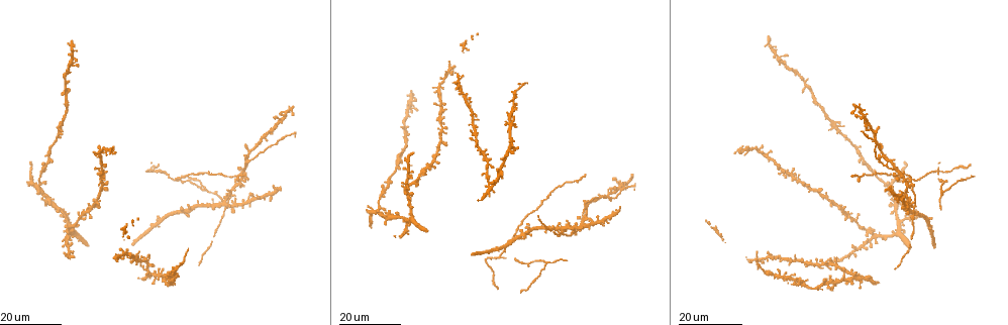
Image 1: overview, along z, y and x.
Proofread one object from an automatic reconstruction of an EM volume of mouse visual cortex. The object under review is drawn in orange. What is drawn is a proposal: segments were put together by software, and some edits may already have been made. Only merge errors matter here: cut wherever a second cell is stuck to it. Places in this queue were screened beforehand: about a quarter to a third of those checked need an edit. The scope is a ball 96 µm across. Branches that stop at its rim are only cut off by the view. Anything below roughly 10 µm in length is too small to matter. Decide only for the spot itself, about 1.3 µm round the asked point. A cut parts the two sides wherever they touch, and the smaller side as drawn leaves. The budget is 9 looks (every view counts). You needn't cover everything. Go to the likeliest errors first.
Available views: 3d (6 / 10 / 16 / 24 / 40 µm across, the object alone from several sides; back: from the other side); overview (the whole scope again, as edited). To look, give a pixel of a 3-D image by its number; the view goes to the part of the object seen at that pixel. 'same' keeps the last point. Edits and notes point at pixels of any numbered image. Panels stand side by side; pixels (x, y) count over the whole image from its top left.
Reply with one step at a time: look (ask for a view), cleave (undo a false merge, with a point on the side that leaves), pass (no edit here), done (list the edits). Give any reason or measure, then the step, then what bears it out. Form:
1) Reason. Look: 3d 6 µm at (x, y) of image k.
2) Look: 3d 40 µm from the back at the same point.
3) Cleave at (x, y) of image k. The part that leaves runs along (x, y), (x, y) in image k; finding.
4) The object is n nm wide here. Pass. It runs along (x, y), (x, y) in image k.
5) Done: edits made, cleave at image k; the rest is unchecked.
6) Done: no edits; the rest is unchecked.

Side arm on a straight run. Look: 3d 24 µm at (911, 183) of image 1.

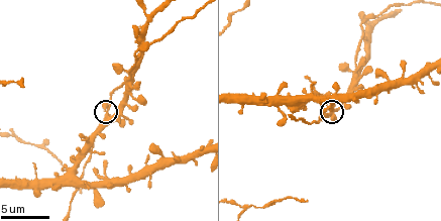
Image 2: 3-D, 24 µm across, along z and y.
Look: 3d 6 µm at (333, 115) of image 2.

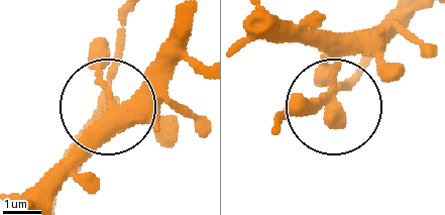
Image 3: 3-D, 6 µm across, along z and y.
Pass. It runs along (253, 33), (308, 36), (334, 63), (334, 110), (283, 110) in image 3; all the same cell.

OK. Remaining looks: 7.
Look: 3d 6 µm at (245, 212) of image 2.

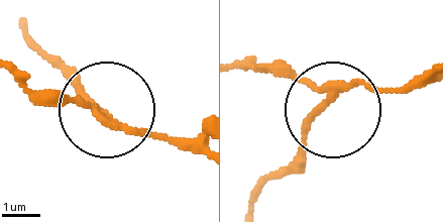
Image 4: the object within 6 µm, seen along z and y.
From behind. Look: 3d 6 µm from the back at (323, 104) of image 4.

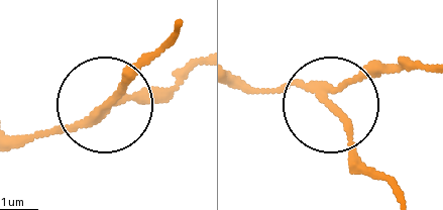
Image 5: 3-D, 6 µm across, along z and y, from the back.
The side arm is 13 µm long; 3 arms meet here. Pass. Continuous, no second cell.

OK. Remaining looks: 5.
A fork. Look: 3d 6 µm at (363, 37) of image 2.

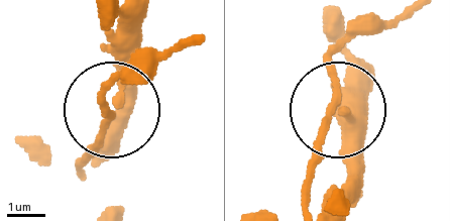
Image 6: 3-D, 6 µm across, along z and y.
Other side. Look: 3d 6 µm from the back at (112, 114) of image 6.

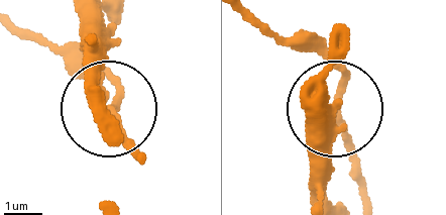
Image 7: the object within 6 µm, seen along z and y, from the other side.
Pass. Continuous, no second cell.

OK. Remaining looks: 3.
Look: 3d 16 µm at (277, 106) of image 2.

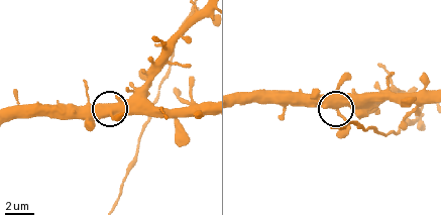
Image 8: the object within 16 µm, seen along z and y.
The object is 590 nm wide here. Pass. One cell here.

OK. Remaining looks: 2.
Done: no edits; the rest is unchecked.

